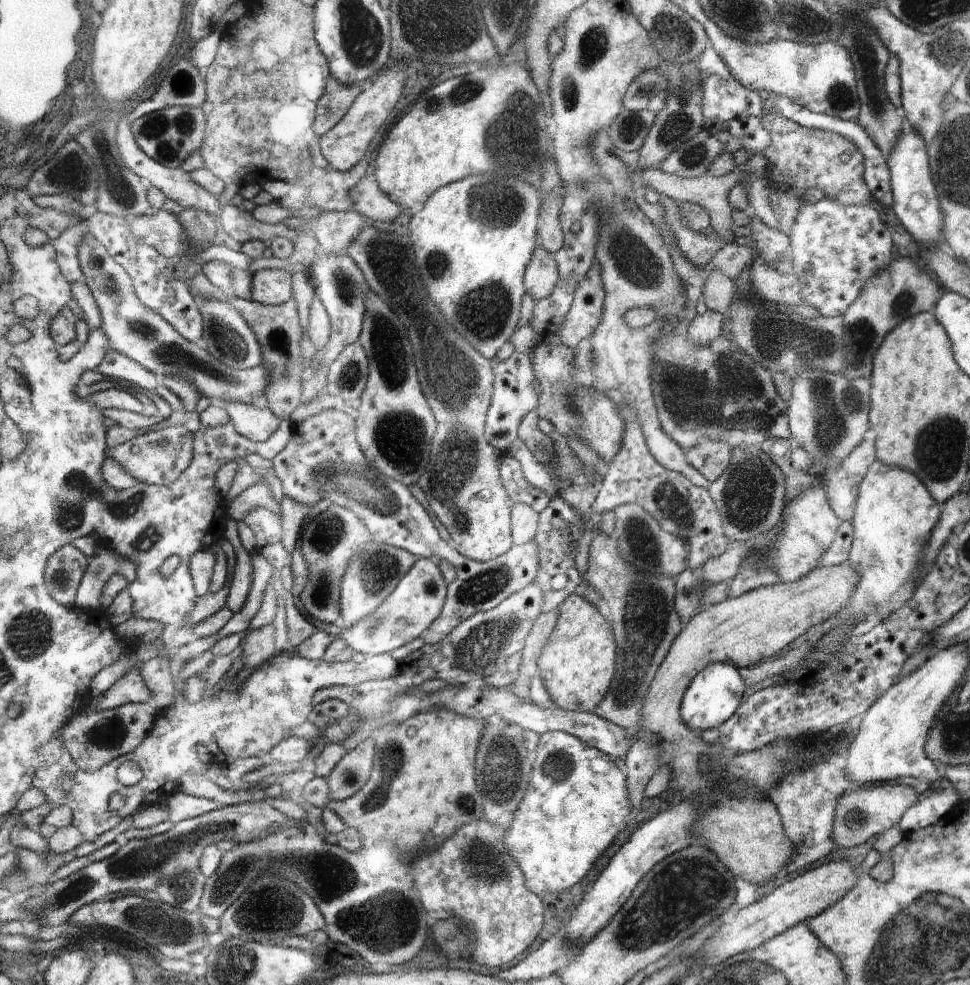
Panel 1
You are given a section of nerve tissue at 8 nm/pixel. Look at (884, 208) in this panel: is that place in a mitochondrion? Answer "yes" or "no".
no

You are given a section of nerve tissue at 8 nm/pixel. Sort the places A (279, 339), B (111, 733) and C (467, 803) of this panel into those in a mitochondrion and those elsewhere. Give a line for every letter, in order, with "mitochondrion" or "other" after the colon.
A: mitochondrion
B: mitochondrion
C: mitochondrion

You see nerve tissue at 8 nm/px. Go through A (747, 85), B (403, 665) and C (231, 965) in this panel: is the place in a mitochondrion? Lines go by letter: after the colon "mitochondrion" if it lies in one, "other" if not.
A: other
B: other
C: mitochondrion

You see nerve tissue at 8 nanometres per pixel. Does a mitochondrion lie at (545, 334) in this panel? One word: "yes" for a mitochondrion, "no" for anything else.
no

